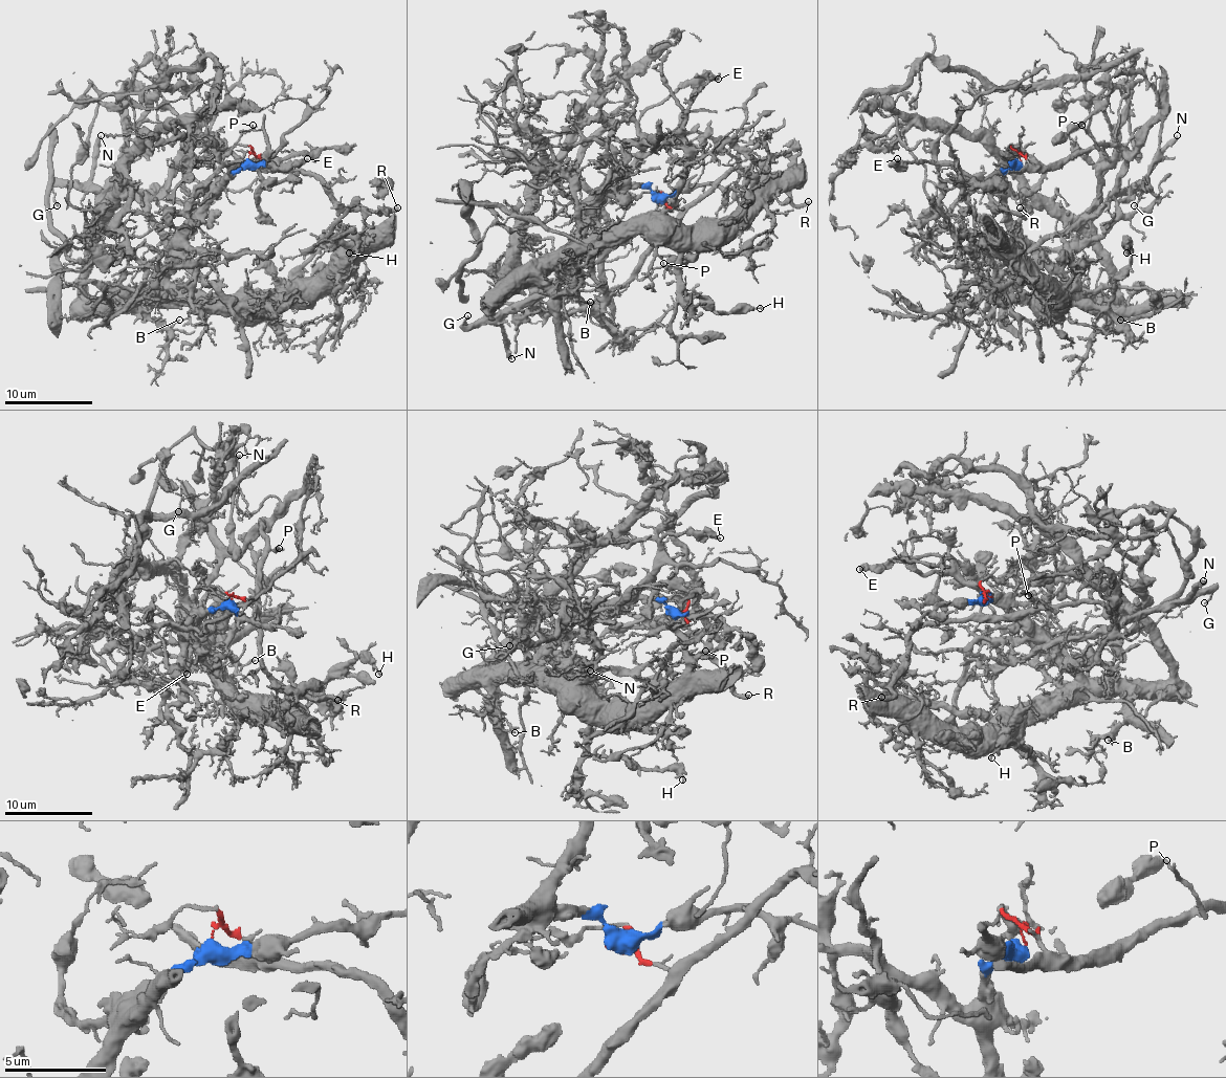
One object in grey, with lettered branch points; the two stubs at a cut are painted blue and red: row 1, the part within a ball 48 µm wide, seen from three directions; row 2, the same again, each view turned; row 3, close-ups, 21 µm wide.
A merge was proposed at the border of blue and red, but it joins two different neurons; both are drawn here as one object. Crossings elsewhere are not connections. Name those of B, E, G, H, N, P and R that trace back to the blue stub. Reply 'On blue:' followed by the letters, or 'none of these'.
On blue: B, E, H

